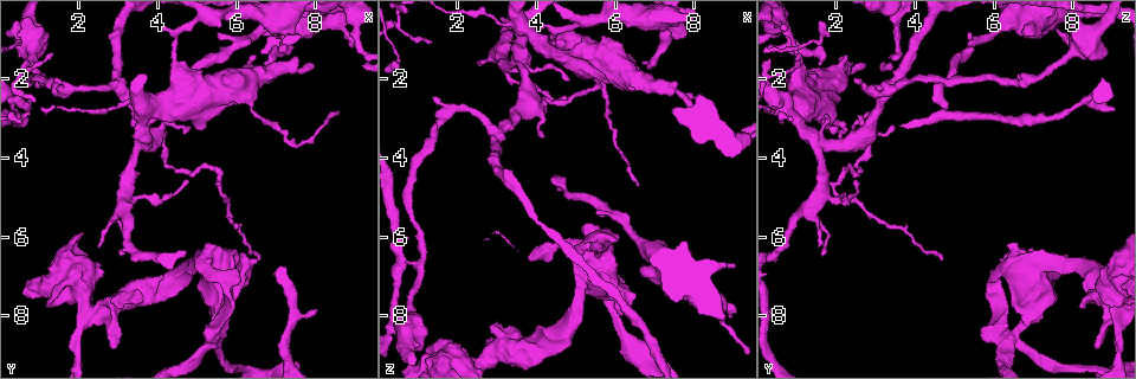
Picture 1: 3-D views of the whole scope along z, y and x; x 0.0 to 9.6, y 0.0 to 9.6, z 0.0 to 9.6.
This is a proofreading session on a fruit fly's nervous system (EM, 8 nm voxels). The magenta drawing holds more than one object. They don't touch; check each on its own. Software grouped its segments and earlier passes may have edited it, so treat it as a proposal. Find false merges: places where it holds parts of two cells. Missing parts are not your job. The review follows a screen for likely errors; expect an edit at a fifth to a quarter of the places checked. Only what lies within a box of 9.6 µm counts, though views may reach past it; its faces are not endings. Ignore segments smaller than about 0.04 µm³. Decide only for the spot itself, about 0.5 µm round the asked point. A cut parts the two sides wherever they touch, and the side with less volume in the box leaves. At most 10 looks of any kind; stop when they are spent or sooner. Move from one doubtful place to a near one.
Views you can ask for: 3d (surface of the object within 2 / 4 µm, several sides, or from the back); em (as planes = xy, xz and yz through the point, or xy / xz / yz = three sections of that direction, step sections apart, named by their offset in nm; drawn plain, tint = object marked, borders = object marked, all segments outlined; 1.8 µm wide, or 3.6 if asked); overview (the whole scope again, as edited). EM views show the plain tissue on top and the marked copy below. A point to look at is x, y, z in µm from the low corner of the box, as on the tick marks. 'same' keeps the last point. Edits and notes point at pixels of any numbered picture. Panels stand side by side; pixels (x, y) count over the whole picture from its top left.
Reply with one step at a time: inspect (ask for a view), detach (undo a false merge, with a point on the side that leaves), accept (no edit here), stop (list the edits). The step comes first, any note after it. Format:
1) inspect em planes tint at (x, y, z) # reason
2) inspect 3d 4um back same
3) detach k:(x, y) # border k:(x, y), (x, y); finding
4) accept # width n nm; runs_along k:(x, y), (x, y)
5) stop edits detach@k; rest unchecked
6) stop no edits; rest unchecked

inspect em 3.6um planes tint at (5.10, 6.70, 7.15) # four arms meet

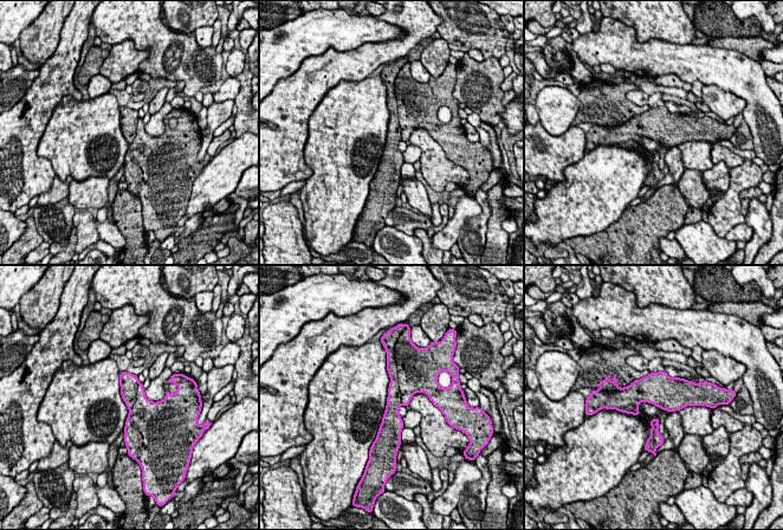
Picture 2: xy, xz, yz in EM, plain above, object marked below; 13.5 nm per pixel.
detach 2:(394, 396) # part_leaving 2:(390, 363), (393, 372), (393, 432); a second cell is stuck on

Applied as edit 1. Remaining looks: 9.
inspect 3d 4um back at (0.85, 1.25, 8.10)

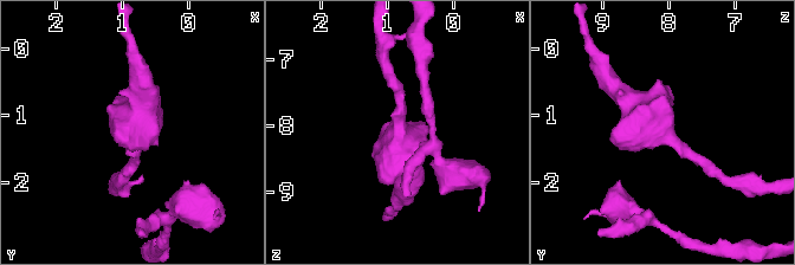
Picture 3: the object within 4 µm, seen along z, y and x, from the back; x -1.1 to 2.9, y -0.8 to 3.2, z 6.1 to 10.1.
inspect em 3.6um planes tint at (0.80, 1.30, 8.00) # arm_widths 170, 380 nm

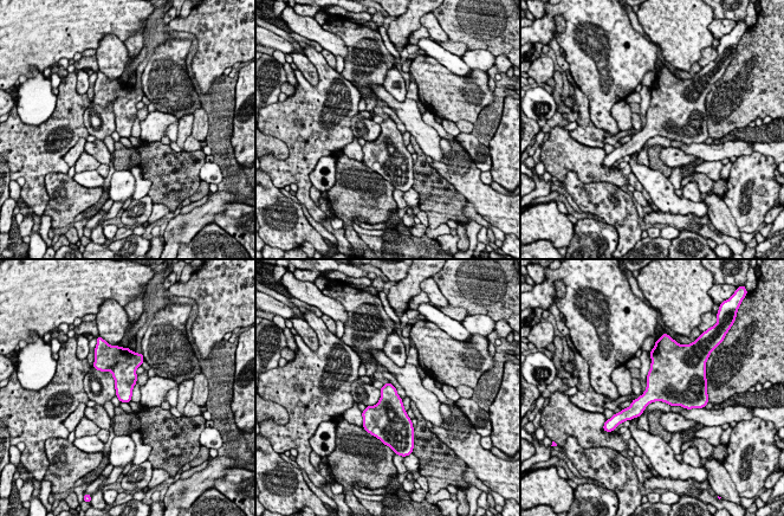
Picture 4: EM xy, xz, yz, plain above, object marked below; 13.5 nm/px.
accept # width 280 nm; one cell here

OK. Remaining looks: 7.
inspect 3d 4um back at (6.20, 2.45, 1.50) # thick turns thin

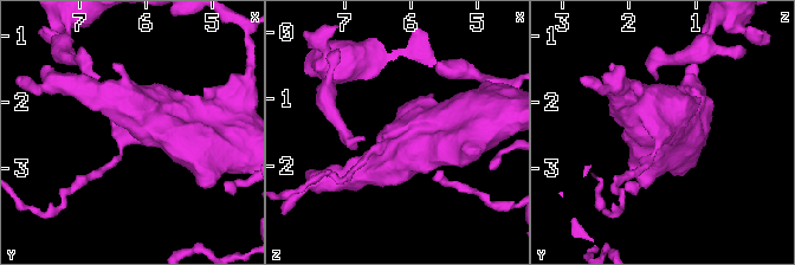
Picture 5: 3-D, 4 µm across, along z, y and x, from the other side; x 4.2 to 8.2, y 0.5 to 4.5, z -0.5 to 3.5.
inspect em 3.6um yz step 16 borders at (6.25, 2.45, 1.55) # shape alone is not enough

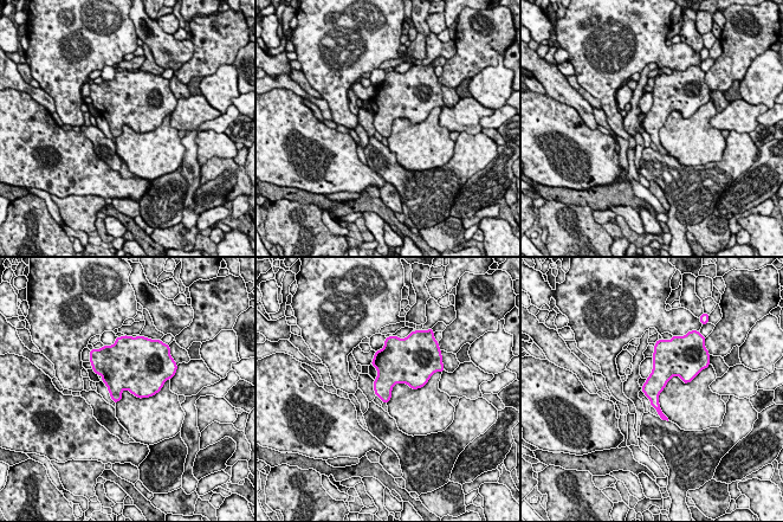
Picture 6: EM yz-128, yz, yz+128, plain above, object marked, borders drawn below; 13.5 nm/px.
accept # continuous, no second cell

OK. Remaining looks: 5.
inspect 3d 4um at (3.75, 2.65, 0.70) # four or more arms meet

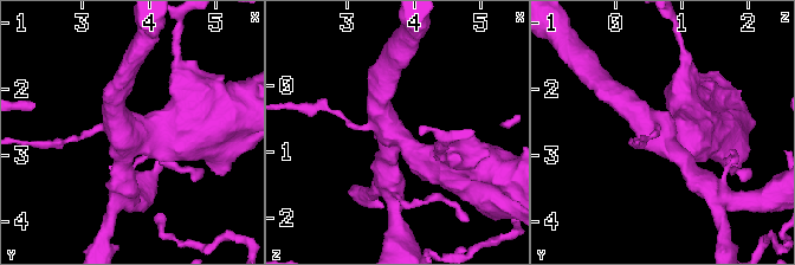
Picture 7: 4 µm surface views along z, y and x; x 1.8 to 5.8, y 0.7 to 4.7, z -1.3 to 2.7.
inspect em yz step 16 tint at (3.75, 2.65, 0.75) # arms 4; need the tissue

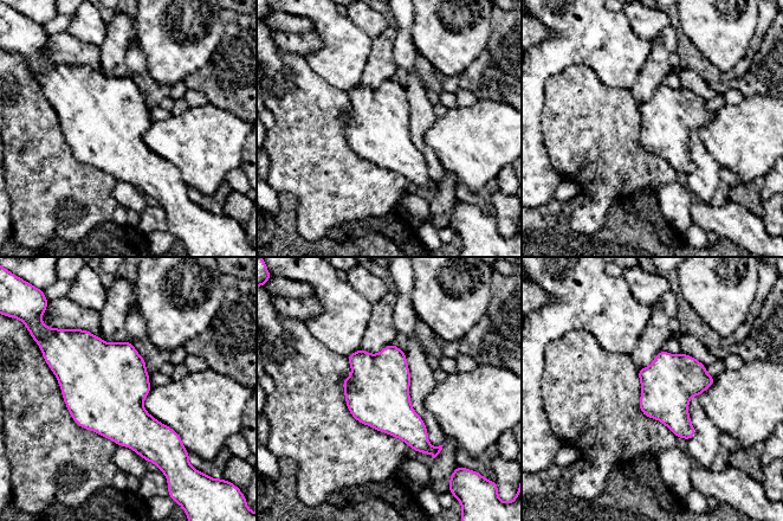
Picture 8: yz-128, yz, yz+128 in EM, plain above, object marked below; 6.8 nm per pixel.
accept # width 360 nm; all the same cell

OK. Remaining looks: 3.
stop edits detach@2; rest unchecked

